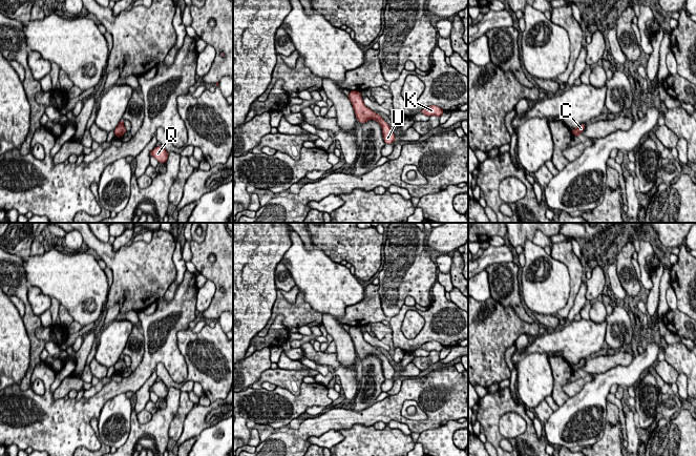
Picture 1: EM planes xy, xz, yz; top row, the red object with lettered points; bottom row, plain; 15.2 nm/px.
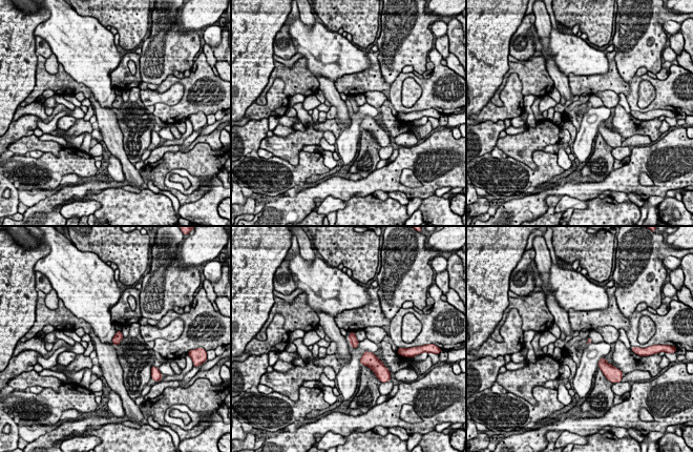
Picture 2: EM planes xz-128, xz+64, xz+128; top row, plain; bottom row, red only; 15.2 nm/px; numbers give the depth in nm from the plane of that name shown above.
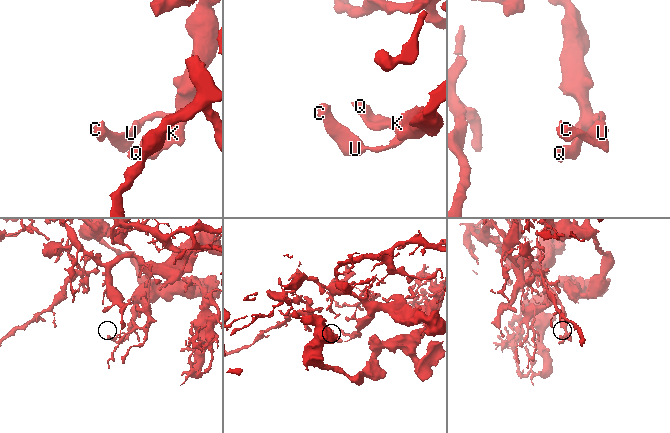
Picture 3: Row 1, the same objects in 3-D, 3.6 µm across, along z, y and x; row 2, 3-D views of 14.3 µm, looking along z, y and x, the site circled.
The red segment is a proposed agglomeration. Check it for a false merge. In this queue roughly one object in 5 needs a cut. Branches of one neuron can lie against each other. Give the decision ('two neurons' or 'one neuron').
one neuron

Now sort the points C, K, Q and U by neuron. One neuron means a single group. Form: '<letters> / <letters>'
C K Q U

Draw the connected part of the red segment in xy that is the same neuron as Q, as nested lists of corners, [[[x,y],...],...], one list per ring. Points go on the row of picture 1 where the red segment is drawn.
[[[163,146],[155,147],[153,150],[150,151],[150,154],[154,157],[159,163],[166,163],[168,160],[168,152]]]

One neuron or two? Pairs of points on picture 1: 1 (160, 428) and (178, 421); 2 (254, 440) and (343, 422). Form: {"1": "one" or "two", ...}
{"1": "two", "2": "two"}

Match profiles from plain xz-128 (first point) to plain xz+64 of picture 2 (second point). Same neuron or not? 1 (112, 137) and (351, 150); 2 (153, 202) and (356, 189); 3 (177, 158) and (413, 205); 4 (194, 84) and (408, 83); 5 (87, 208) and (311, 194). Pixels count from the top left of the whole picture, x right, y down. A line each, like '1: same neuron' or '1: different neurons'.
1: different neurons
2: different neurons
3: different neurons
4: different neurons
5: different neurons

